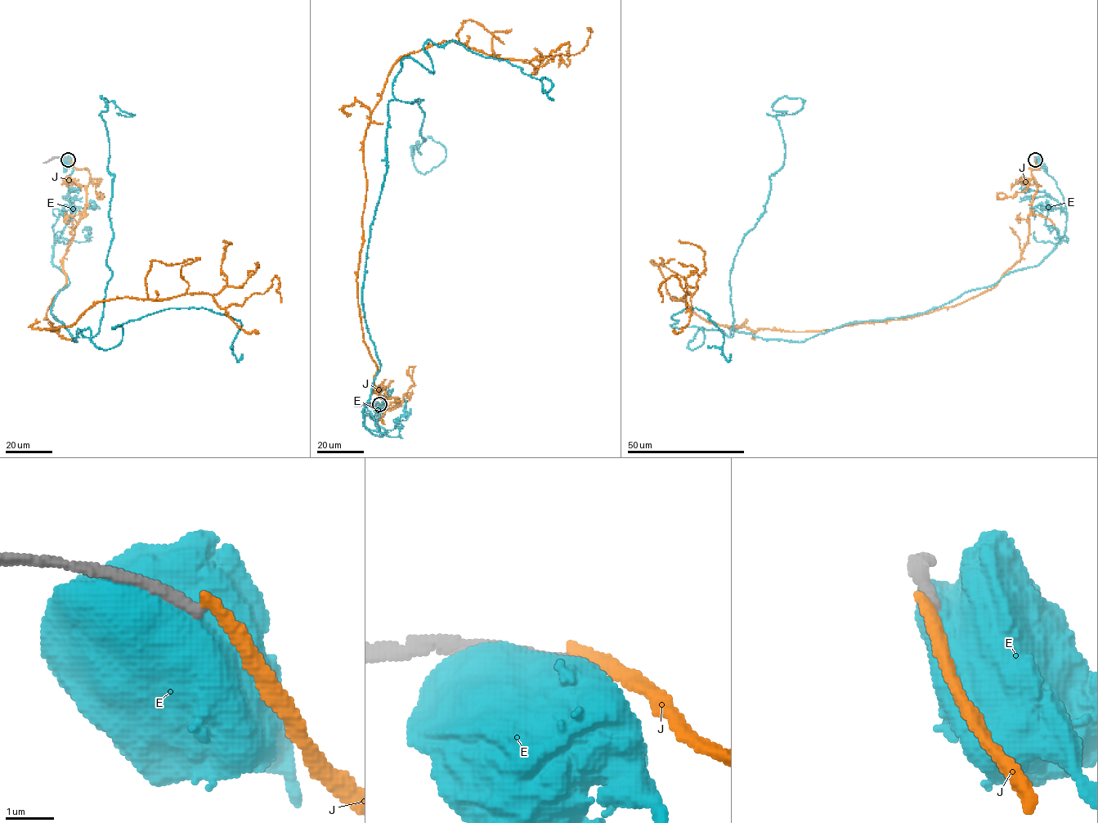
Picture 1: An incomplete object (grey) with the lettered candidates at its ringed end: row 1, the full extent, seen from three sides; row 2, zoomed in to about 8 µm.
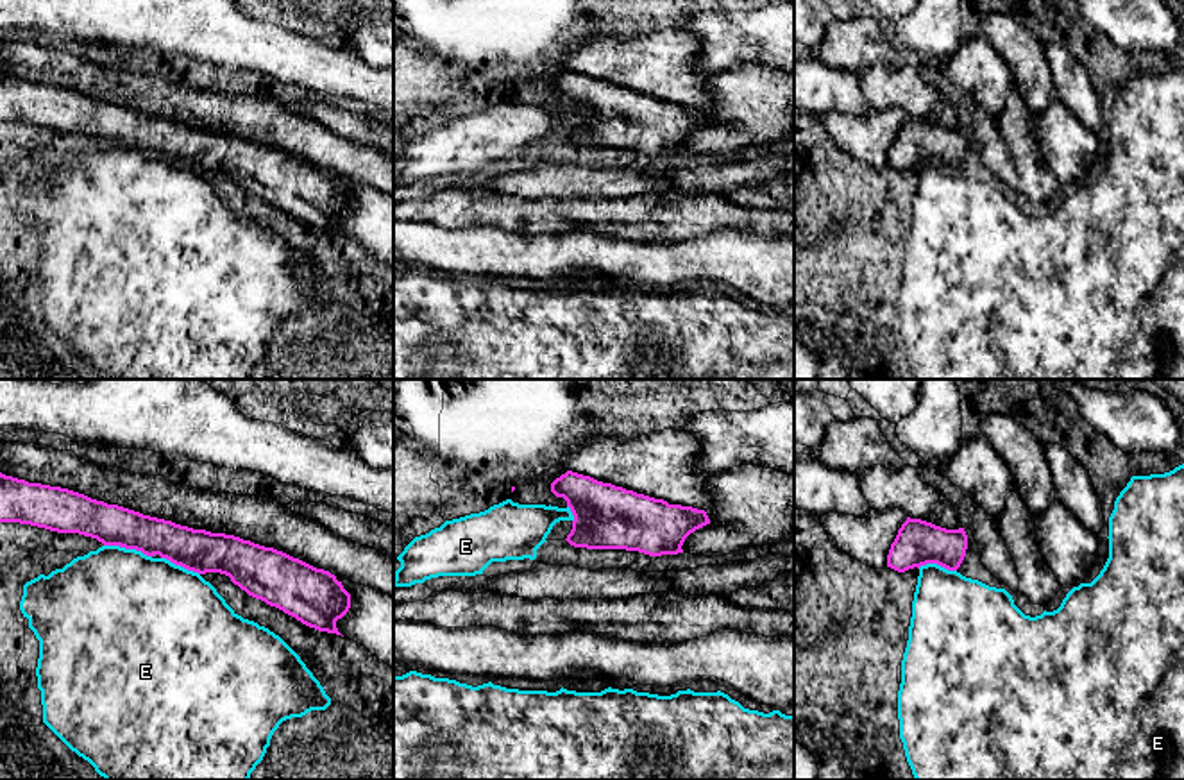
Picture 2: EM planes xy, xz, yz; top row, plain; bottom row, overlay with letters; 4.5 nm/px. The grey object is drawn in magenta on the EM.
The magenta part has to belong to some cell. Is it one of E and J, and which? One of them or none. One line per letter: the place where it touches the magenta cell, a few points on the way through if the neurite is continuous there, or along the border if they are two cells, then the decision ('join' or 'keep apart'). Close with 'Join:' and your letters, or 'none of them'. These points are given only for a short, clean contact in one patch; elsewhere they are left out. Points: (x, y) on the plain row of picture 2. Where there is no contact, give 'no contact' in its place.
E: contact xy (127, 147); keep apart
J: no contact; keep apart
Join: none of them

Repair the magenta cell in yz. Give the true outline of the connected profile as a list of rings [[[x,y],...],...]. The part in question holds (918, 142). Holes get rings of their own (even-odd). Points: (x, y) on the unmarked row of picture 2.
[[[921,118],[901,123],[887,154],[887,166],[905,172],[926,163],[957,170],[966,156],[968,134],[964,127],[946,129]]]

